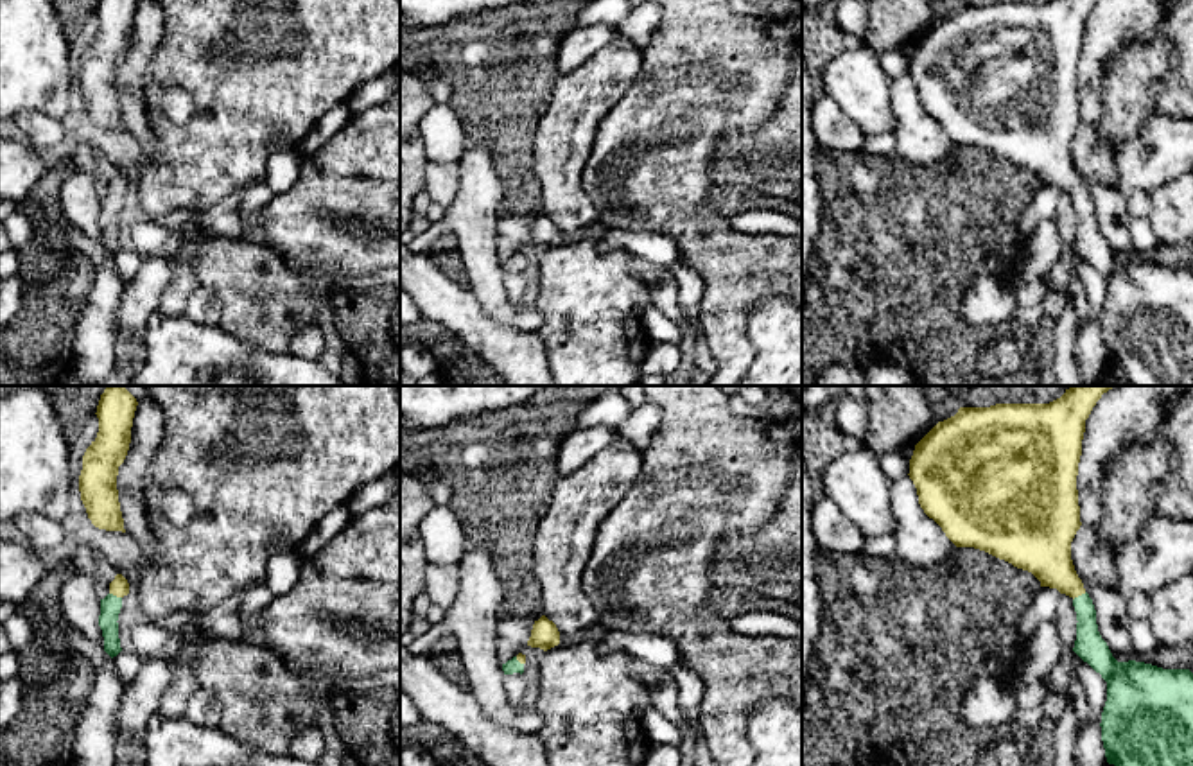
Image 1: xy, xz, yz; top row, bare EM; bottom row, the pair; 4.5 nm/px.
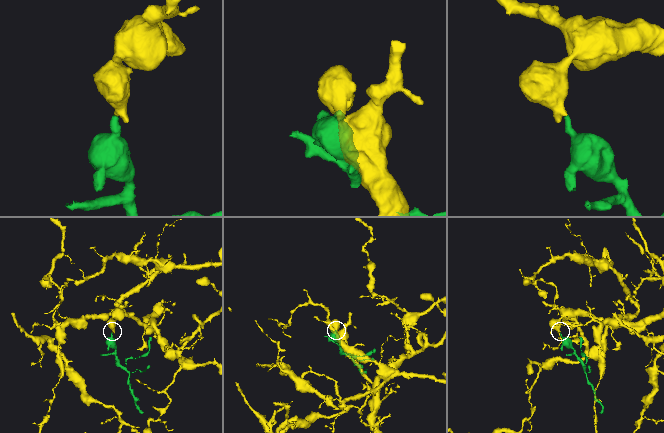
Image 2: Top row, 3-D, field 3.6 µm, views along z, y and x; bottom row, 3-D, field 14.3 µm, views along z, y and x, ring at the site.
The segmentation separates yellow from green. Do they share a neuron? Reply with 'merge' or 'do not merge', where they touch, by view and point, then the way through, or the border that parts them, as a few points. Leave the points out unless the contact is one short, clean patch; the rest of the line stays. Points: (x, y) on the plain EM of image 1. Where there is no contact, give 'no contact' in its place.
merge | yz (1079, 192) | across yz (1044, 149), (1052, 164), (1079, 192), (1086, 210), (1089, 244)

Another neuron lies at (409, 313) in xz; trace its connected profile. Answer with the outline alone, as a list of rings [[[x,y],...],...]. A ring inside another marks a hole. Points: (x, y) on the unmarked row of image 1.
[[[400,289],[400,326],[422,319],[418,307],[413,298]]]

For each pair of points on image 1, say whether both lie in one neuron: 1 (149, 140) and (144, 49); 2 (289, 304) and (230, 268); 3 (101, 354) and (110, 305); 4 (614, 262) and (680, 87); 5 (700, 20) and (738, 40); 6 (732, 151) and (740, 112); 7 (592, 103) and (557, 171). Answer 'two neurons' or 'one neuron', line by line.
1: one neuron
2: one neuron
3: one neuron
4: two neurons
5: one neuron
6: two neurons
7: one neuron

